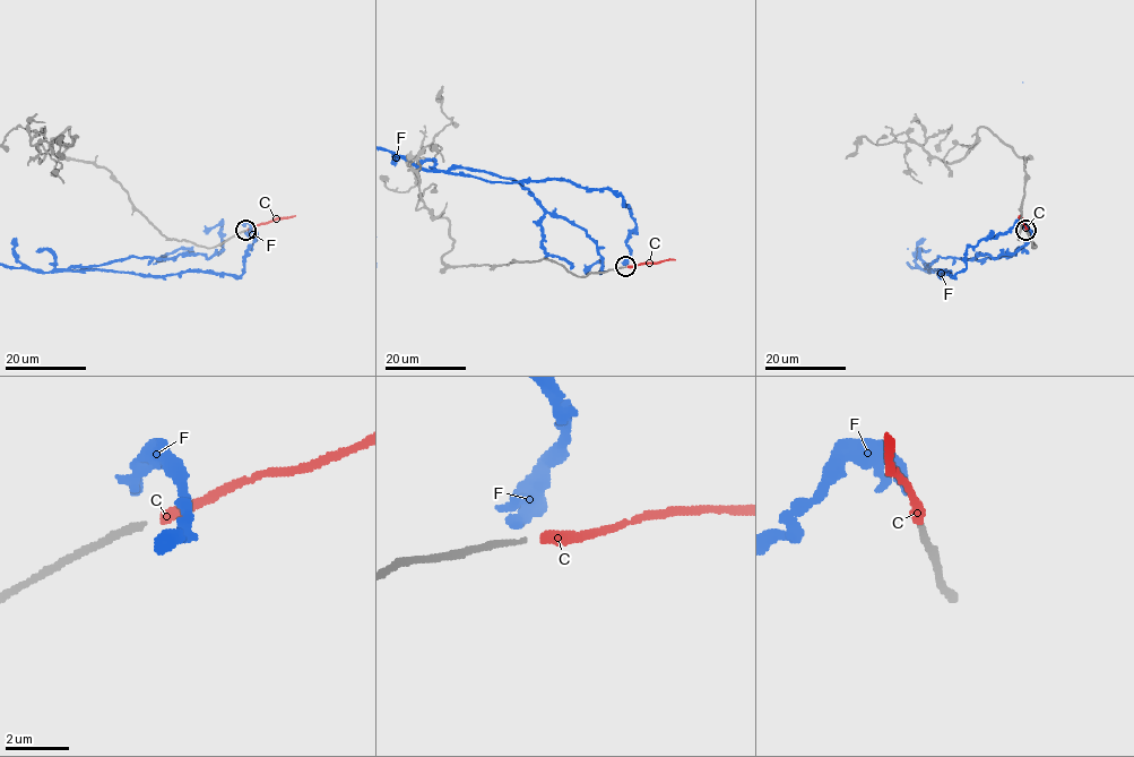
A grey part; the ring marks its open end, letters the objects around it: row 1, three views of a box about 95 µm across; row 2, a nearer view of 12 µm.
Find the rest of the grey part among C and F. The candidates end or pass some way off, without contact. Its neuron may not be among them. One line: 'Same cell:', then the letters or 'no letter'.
Same cell: C

